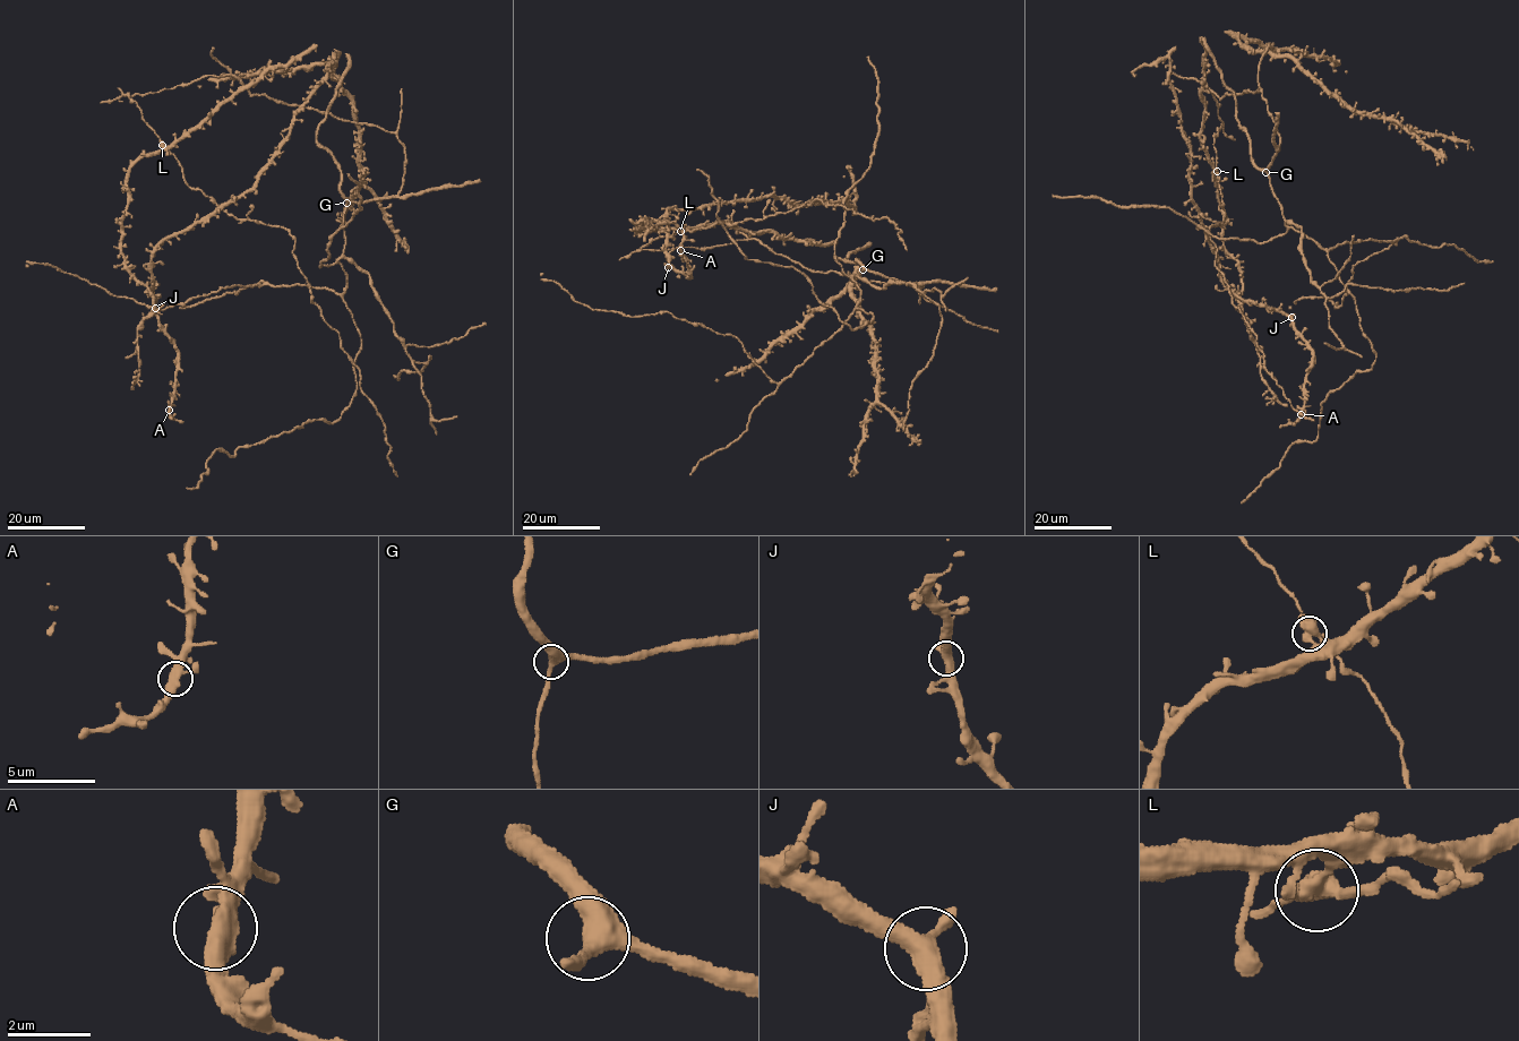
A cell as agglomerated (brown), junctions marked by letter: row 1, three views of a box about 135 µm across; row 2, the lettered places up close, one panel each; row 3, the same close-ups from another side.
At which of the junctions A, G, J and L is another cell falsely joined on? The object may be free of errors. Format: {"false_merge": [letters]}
{"false_merge": ["L"]}

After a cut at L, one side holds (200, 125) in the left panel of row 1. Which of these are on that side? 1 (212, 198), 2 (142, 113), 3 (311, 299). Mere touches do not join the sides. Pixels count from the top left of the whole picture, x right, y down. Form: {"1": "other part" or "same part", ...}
{"1": "other part", "2": "other part", "3": "other part"}

